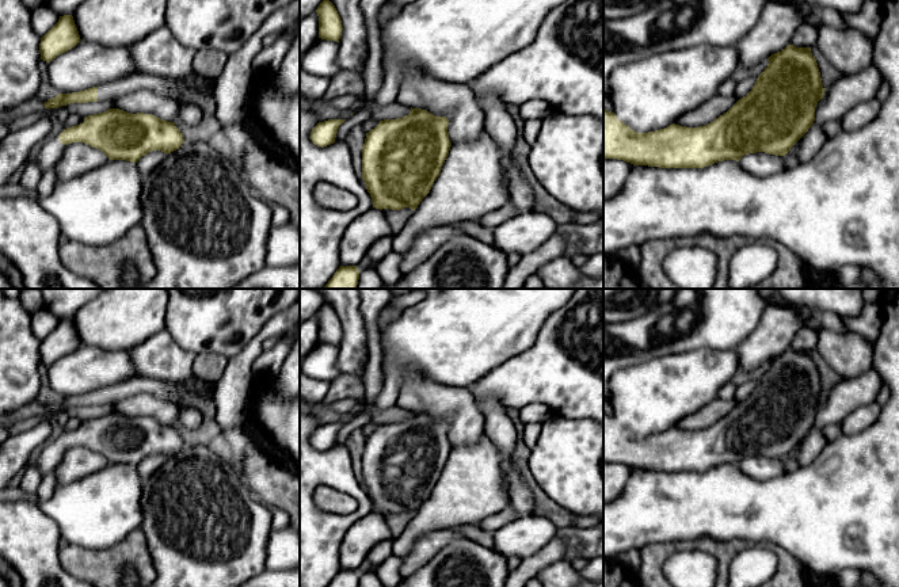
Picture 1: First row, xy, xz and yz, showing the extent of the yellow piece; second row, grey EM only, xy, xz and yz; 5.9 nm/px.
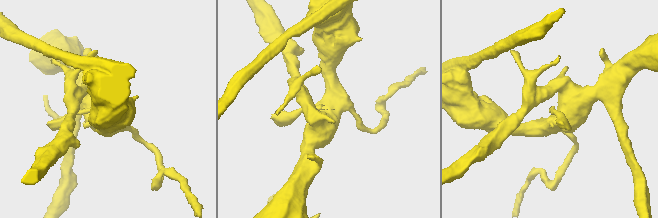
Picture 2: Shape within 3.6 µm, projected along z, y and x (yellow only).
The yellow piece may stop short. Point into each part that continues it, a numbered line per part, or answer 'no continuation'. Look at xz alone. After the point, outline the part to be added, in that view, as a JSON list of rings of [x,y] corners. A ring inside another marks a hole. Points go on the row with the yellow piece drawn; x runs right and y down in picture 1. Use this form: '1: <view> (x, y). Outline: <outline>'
no continuation

